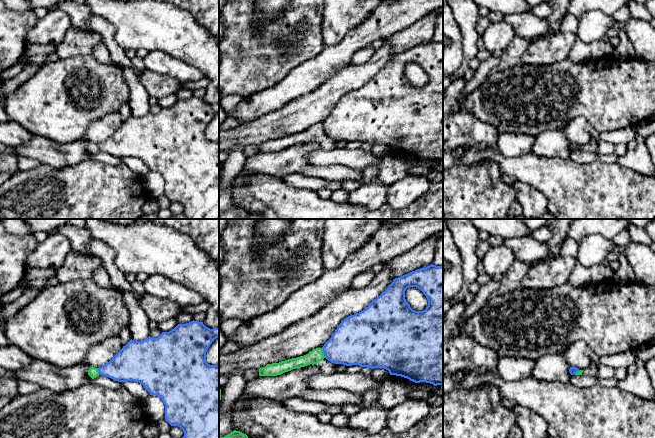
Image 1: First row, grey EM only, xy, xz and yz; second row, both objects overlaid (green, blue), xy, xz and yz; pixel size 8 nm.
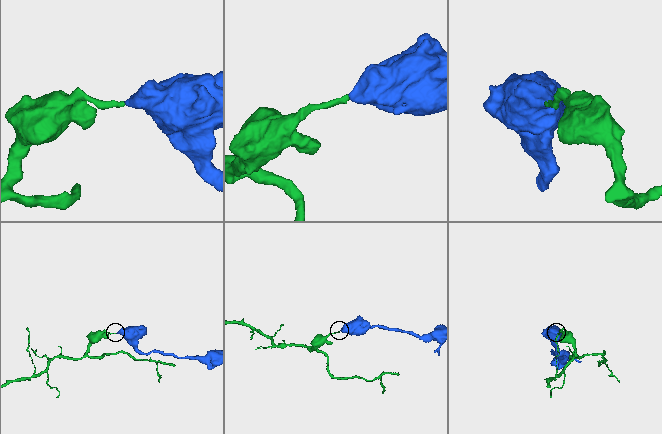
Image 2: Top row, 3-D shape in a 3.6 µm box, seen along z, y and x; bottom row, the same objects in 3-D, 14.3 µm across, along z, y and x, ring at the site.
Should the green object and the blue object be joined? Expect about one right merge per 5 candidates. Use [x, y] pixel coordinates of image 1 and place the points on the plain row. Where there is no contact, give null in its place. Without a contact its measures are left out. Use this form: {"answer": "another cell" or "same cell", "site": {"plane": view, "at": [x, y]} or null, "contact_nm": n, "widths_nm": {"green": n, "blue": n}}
{"answer": "another cell", "site": {"plane": "xz", "at": [323, 129]}, "contact_nm": 90, "widths_nm": {"green": 110, "blue": 340}}

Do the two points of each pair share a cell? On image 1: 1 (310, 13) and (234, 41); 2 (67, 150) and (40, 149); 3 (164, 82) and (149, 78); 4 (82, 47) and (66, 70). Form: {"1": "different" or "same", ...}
{"1": "same", "2": "same", "3": "same", "4": "different"}

